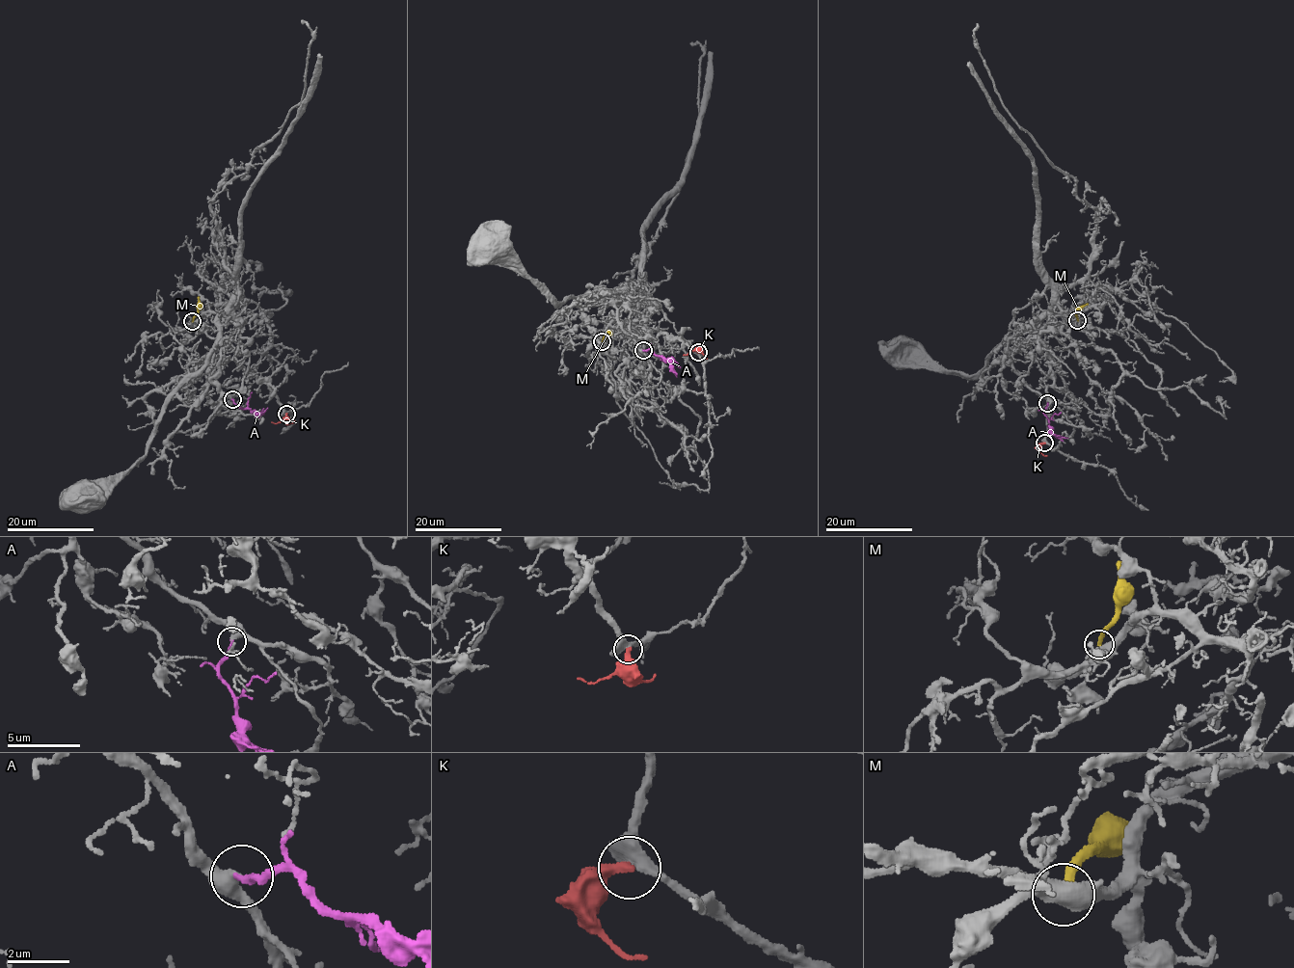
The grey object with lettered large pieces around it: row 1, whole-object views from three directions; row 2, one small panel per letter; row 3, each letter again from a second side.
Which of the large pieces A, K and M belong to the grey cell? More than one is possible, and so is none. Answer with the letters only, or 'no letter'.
A, K

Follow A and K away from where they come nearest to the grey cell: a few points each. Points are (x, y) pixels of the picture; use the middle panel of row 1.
A: (644, 350), (666, 358), (676, 377)
K: (698, 352), (693, 350), (683, 355)

